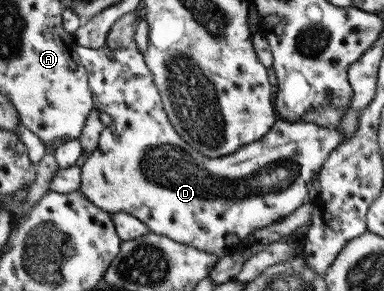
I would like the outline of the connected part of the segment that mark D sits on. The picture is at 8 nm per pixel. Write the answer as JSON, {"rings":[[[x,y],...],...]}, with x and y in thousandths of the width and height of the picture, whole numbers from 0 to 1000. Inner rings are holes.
{"rings":[[[195,155],[195,179],[206,216],[214,220],[227,244],[229,292],[240,316],[242,357],[258,381],[271,381],[292,402],[294,419],[286,433],[276,433],[255,485],[255,509],[240,519],[240,529],[224,546],[224,560],[211,574],[211,632],[206,643],[211,670],[216,670],[234,698],[250,704],[260,718],[279,725],[281,732],[339,732],[354,753],[372,759],[391,797],[409,801],[471,838],[497,842],[503,852],[518,856],[529,866],[547,866],[555,873],[594,869],[599,863],[615,863],[628,856],[633,828],[669,787],[701,777],[711,759],[724,759],[729,749],[740,753],[747,739],[755,739],[771,715],[779,715],[786,701],[805,687],[802,653],[818,622],[818,608],[836,584],[839,564],[846,546],[859,533],[867,512],[875,512],[880,498],[901,491],[885,433],[875,436],[839,436],[820,423],[771,419],[760,423],[745,412],[721,409],[719,423],[698,447],[695,464],[688,464],[682,478],[669,481],[661,491],[651,491],[625,505],[609,526],[591,529],[576,543],[544,543],[526,533],[518,519],[492,505],[471,474],[466,457],[458,457],[453,433],[438,409],[435,388],[422,361],[422,344],[398,282],[393,244],[380,223],[372,182],[354,168],[286,168],[279,155],[271,155],[260,168],[234,168],[229,158]]]}

